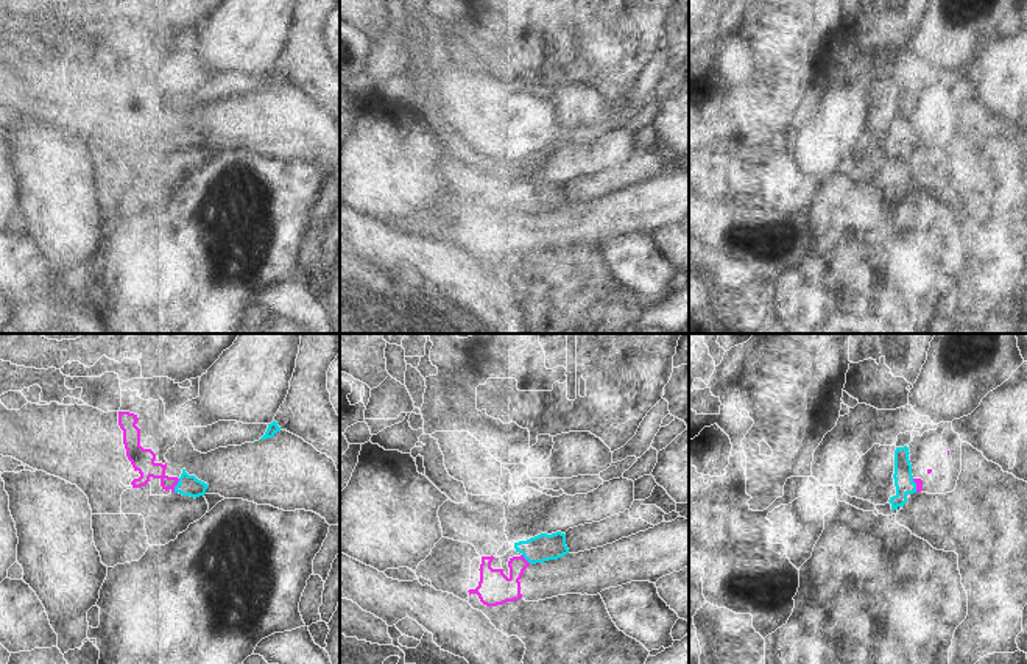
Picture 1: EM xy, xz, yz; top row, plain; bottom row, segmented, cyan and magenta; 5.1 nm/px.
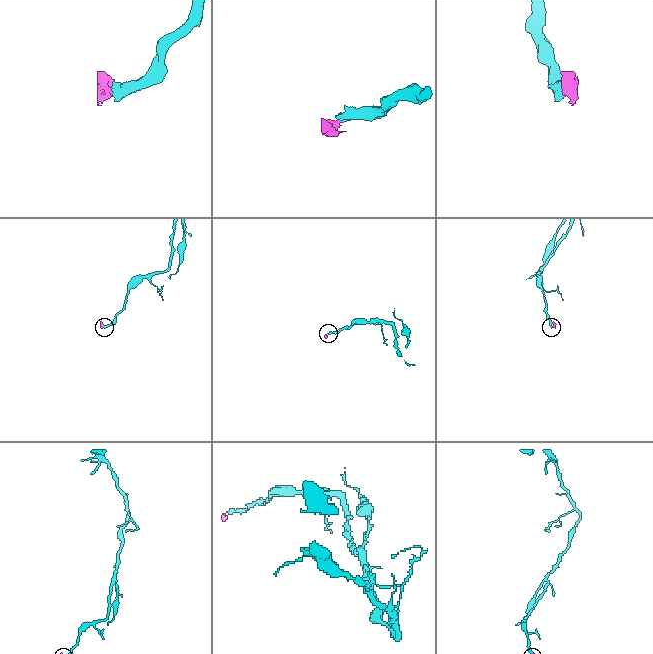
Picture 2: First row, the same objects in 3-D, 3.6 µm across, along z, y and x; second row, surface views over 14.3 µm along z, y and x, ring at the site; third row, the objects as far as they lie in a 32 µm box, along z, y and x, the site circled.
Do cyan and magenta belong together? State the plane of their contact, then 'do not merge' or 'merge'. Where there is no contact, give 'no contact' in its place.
xy | merge

